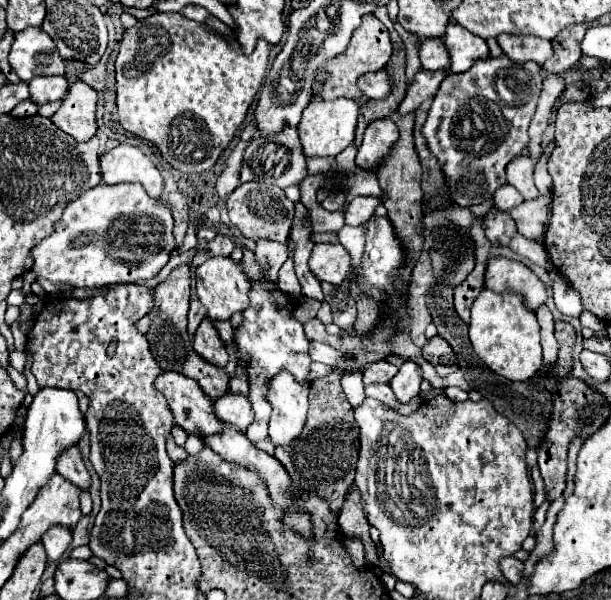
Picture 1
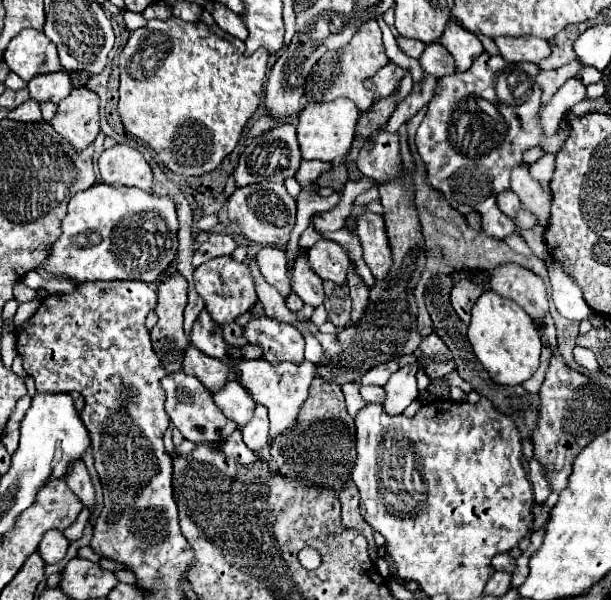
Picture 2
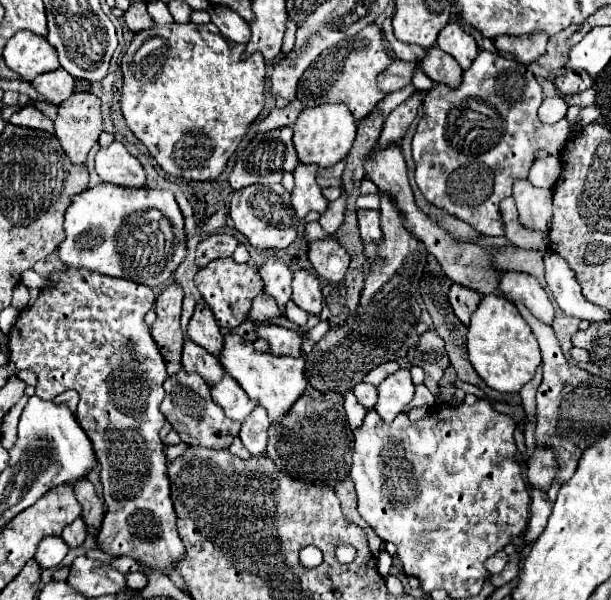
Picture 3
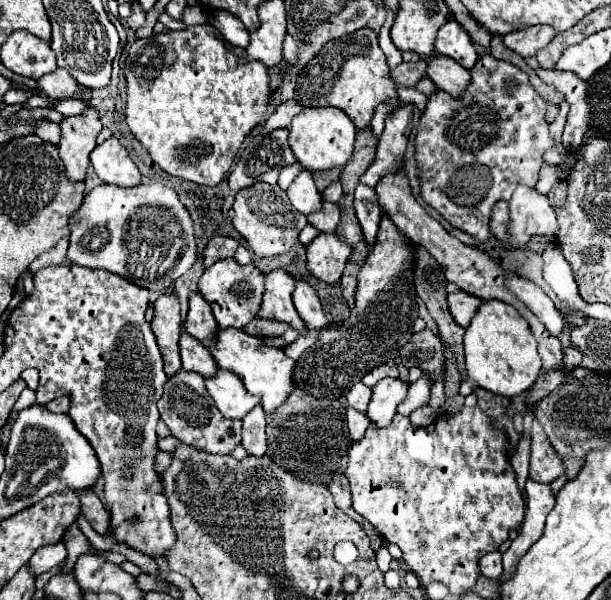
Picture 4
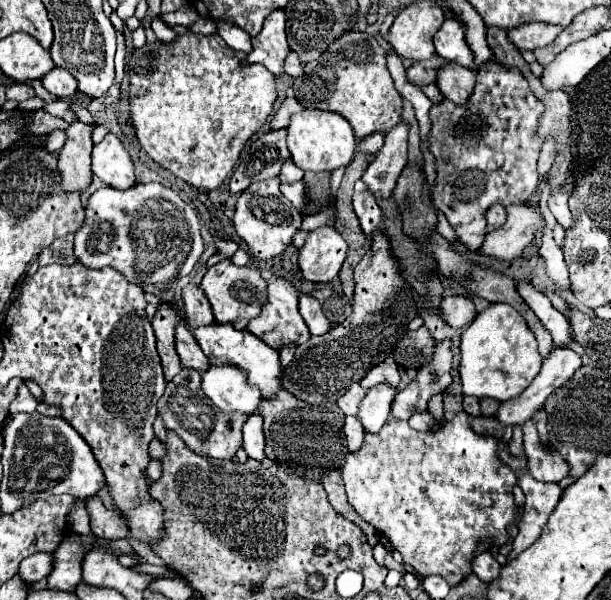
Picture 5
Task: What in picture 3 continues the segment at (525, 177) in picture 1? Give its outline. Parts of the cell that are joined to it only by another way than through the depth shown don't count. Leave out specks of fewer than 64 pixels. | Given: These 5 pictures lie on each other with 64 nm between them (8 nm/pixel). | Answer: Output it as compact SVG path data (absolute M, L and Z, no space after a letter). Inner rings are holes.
M516 180L512 194L518 208L518 222L524 228L548 232L552 226L552 192L536 188L528 180Z

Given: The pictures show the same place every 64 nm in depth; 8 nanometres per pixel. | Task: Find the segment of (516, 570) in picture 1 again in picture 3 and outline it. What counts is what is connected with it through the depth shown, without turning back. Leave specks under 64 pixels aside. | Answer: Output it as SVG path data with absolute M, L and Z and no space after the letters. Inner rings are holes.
M496 552L494 556L490 556L486 562L484 562L484 566L488 568L488 572L490 574L498 574L498 572L502 572L504 570L504 560L506 560L506 552Z

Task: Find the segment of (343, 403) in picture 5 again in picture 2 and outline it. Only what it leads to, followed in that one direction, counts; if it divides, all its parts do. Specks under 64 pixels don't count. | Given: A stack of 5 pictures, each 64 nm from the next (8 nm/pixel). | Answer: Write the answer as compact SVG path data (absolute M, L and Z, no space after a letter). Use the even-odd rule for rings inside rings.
M360 384L360 396L368 404L380 404L380 400L384 400L384 390L380 386L364 386L364 384Z

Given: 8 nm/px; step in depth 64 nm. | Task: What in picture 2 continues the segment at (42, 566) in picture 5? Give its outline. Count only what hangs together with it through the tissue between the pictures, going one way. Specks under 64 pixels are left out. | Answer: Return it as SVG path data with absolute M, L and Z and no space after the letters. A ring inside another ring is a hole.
M56 530L46 532L38 546L38 554L42 556L44 564L60 562L66 556L66 550L68 550L68 540L64 538L62 532L56 532Z

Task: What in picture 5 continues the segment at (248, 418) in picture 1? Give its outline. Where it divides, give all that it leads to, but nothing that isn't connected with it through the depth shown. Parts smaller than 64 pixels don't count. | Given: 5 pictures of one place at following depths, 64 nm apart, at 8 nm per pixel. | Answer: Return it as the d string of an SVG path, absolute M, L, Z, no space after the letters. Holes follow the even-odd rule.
M210 364L206 372L202 372L202 390L204 394L212 400L212 404L216 408L220 408L222 412L254 412L256 404L260 402L262 394L256 386L248 384L248 376L242 368L232 366L232 364Z

